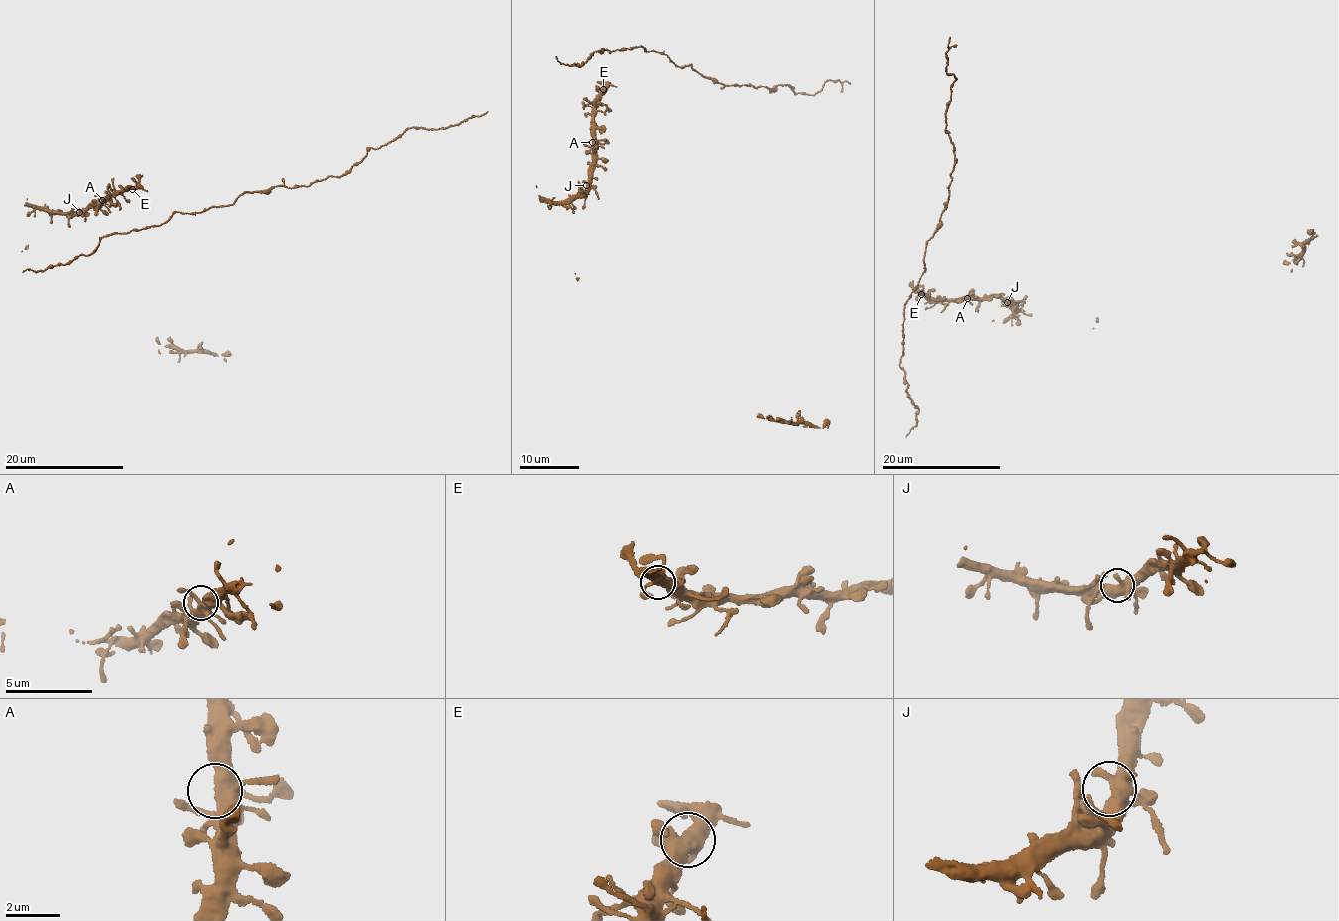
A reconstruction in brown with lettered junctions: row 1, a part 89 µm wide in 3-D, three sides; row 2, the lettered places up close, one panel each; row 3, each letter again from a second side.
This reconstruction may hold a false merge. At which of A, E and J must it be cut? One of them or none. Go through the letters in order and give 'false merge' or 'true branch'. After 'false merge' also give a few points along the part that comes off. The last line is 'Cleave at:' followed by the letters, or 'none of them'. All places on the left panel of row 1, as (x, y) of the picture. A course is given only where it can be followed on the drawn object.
A: true branch
E: true branch
J: true branch
Cleave at: none of them

